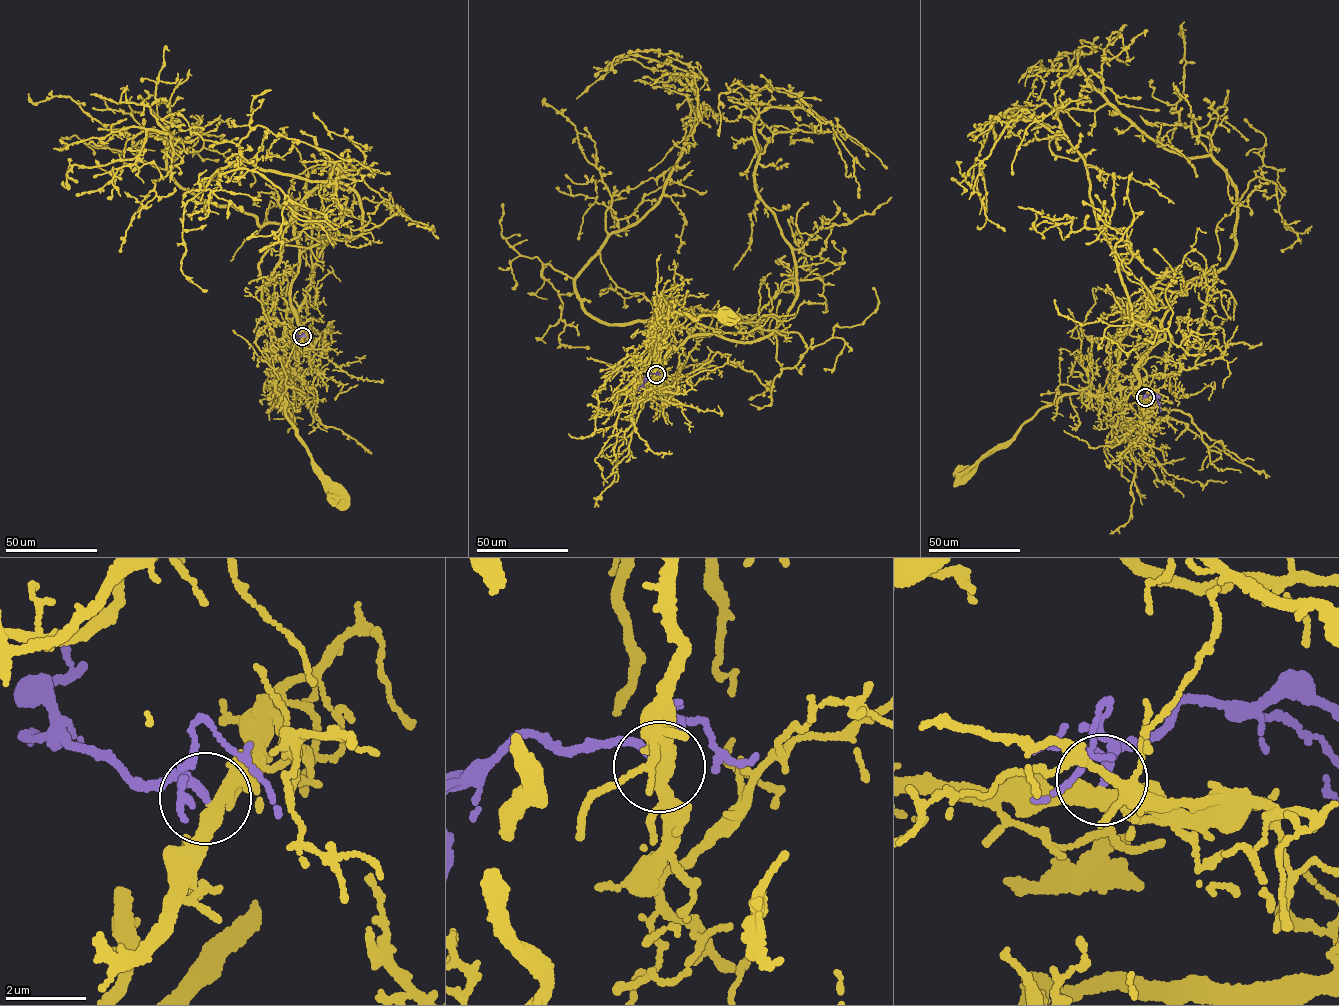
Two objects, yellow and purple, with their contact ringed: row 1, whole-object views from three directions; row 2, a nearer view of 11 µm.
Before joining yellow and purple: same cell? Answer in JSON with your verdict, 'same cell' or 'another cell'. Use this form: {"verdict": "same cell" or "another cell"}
{"verdict": "same cell"}

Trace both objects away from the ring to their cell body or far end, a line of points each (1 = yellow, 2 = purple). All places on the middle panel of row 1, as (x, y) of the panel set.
1: (656, 374), (657, 363), (651, 346), (658, 319), (672, 316), (675, 312), (692, 318), (725, 318)
2: (656, 374), (645, 376), (638, 390)

